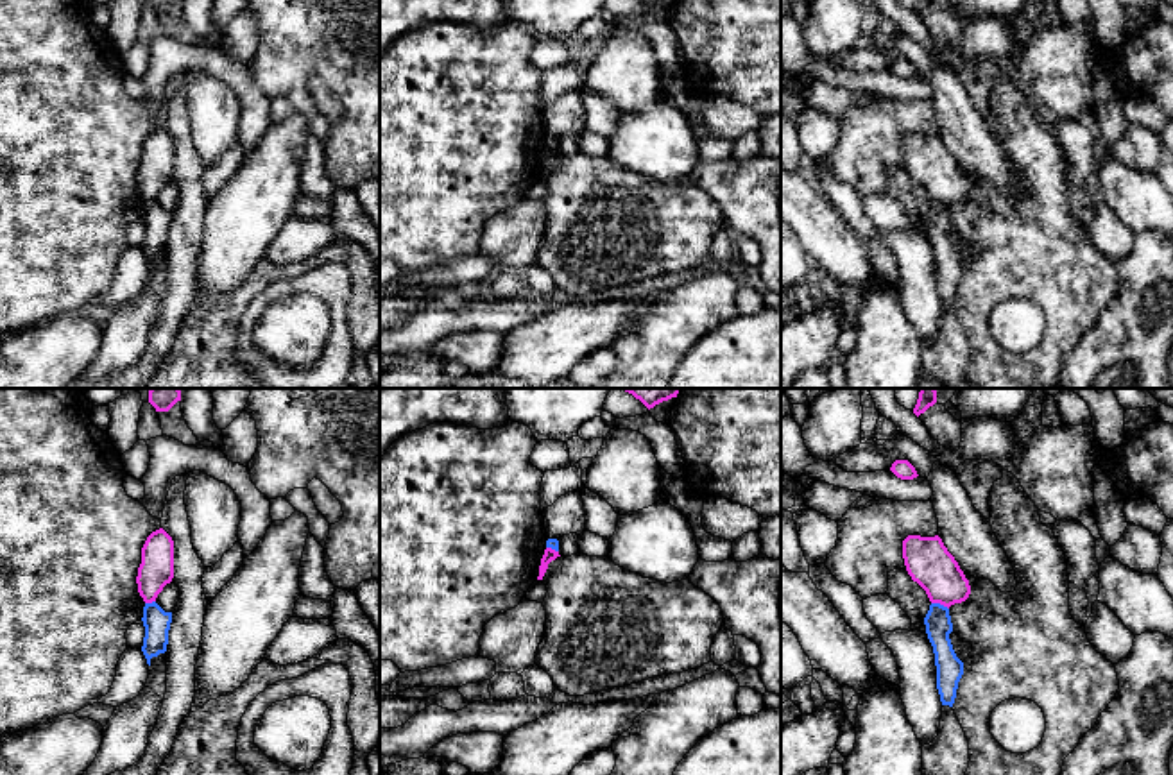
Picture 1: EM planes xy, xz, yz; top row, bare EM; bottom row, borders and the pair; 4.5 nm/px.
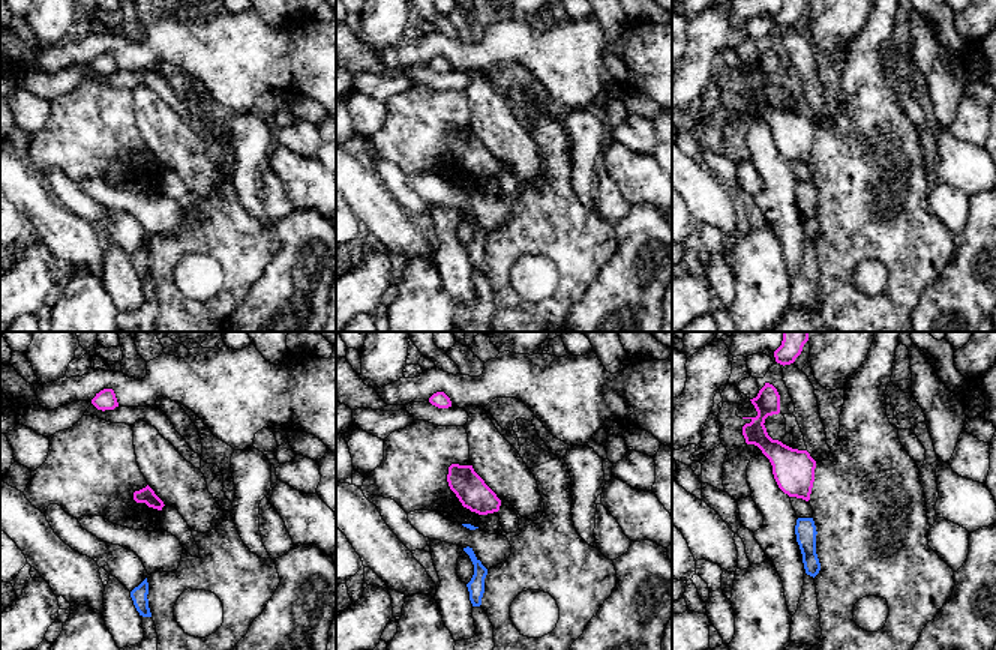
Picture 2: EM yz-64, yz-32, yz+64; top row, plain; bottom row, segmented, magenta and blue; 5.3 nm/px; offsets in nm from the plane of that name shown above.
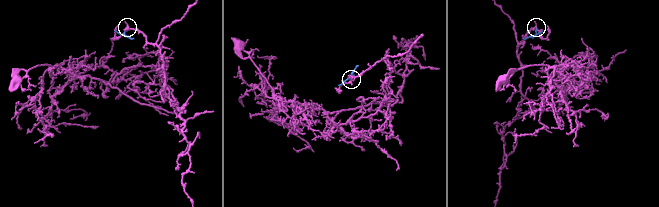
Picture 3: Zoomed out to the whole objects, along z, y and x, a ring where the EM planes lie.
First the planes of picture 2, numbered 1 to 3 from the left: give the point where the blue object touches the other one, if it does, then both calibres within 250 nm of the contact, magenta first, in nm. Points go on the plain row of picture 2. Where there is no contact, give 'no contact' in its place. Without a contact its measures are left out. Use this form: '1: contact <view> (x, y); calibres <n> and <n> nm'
1: no contact
2: no contact
3: no contact

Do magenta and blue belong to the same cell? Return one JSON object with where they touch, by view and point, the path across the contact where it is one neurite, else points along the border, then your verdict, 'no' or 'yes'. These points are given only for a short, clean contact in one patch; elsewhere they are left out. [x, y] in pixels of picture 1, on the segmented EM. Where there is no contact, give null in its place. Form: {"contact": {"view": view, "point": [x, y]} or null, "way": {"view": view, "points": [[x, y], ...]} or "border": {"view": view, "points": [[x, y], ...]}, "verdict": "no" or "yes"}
{"contact": {"view": "yz", "point": [941, 604]}, "border": {"view": "yz", "points": [[932, 602], [939, 602], [948, 609]]}, "verdict": "no"}

